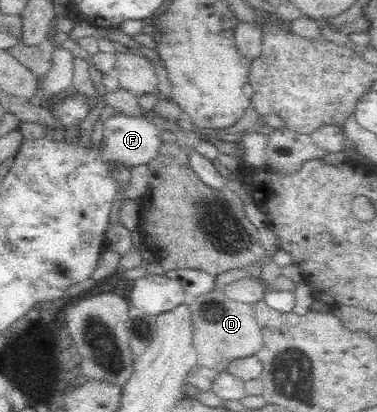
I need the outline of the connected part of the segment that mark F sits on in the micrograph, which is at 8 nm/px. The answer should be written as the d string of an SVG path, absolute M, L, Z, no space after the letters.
M126 114L115 115L115 117L105 121L103 136L102 147L109 159L118 165L125 163L129 168L147 164L156 159L162 144L162 131L155 127L155 124L149 122L147 118L137 118Z

